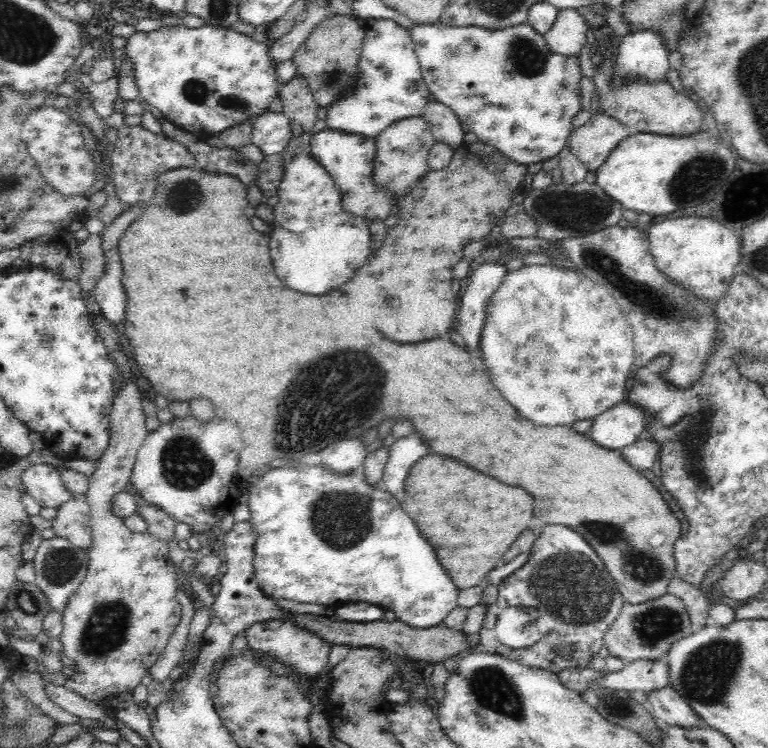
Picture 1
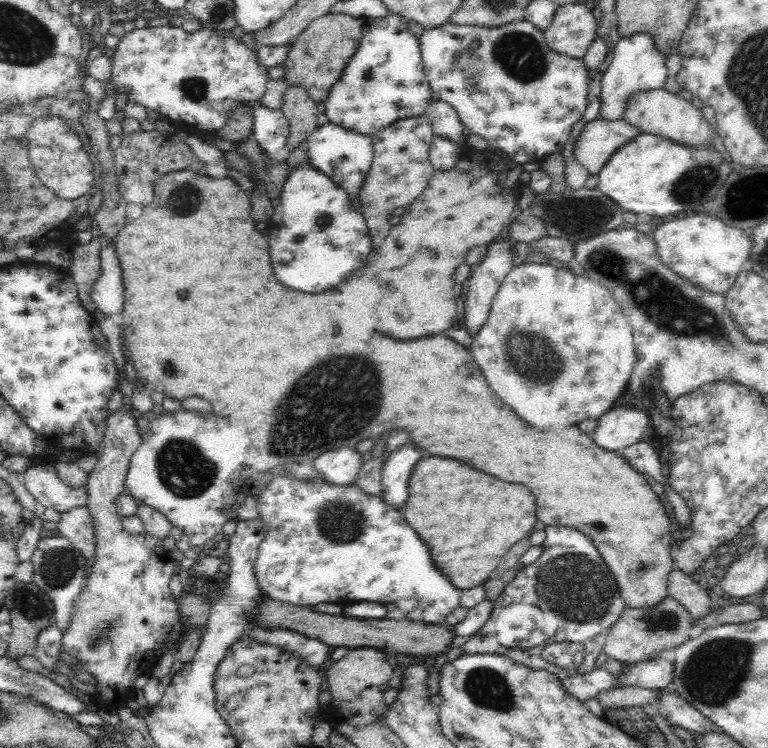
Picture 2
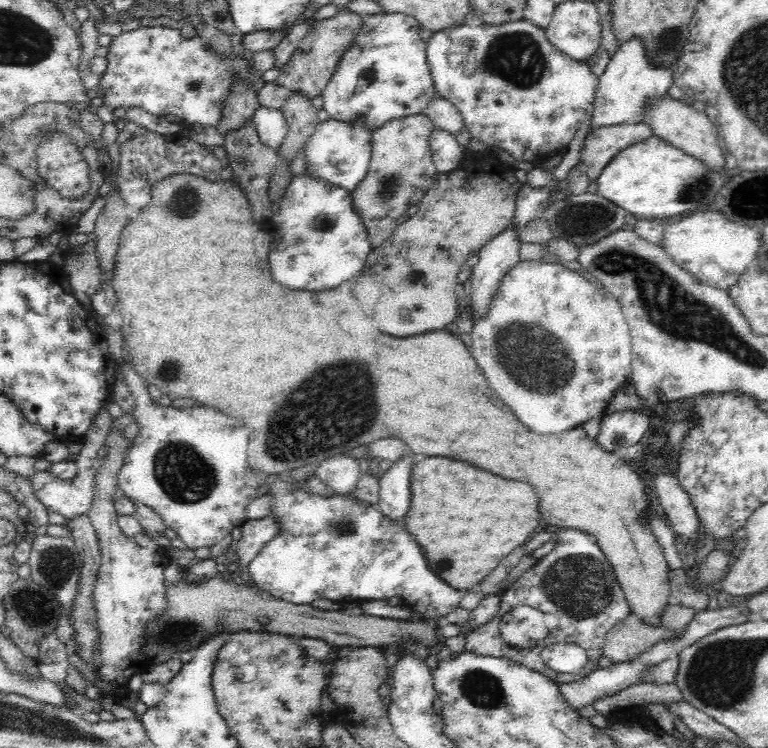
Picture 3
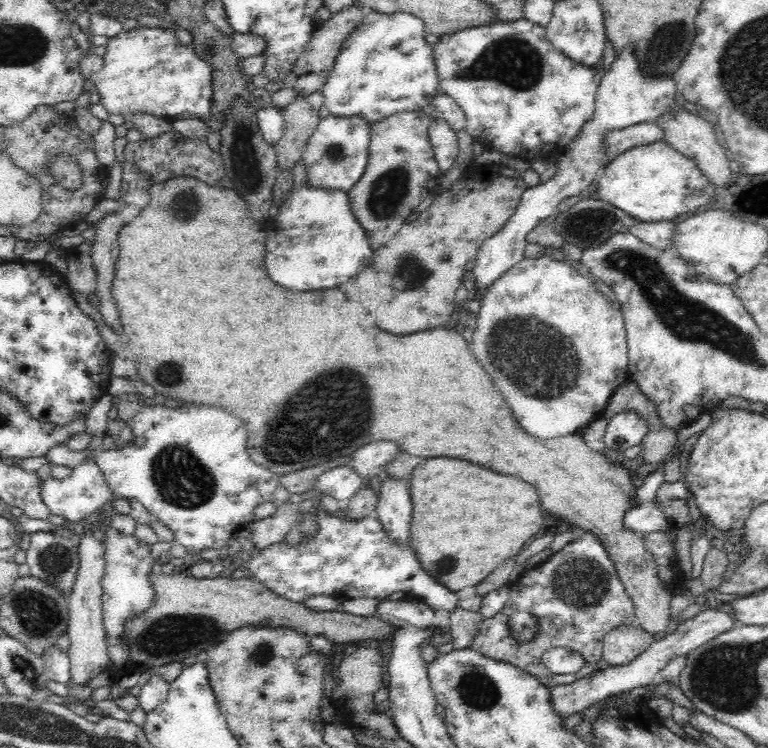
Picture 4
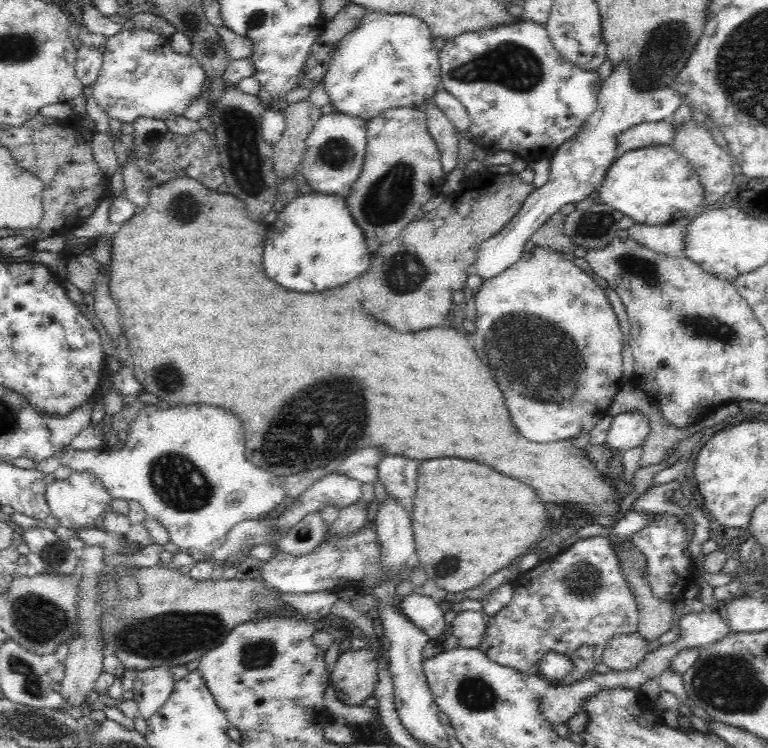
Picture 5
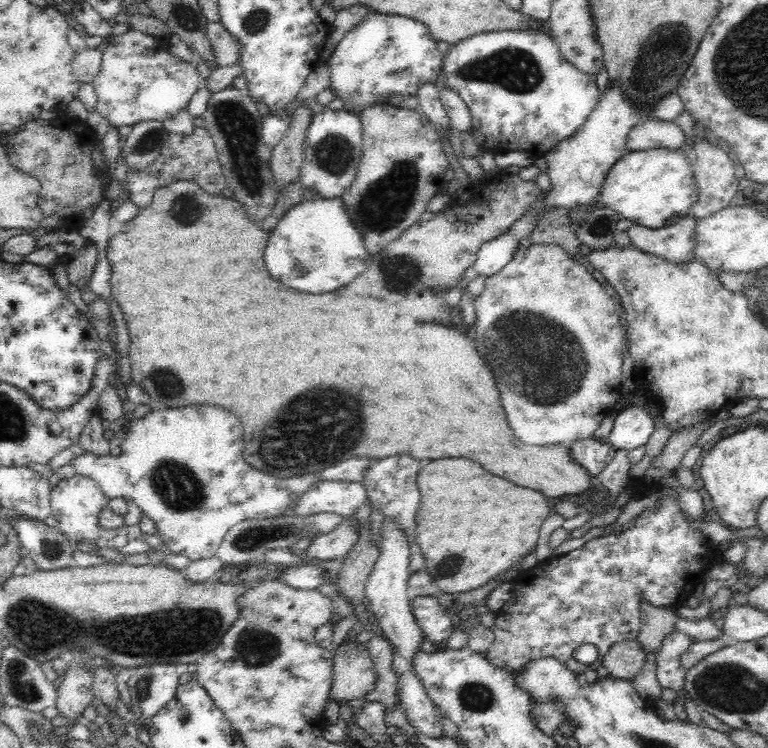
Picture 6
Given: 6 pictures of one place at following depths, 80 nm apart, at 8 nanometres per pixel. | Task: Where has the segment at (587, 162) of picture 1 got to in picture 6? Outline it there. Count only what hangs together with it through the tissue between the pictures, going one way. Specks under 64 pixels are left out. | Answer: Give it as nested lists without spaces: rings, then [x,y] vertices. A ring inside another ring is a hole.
[[[648,119],[644,124],[631,128],[626,141],[626,151],[640,152],[656,147],[680,150],[686,144],[684,131],[674,121]]]

